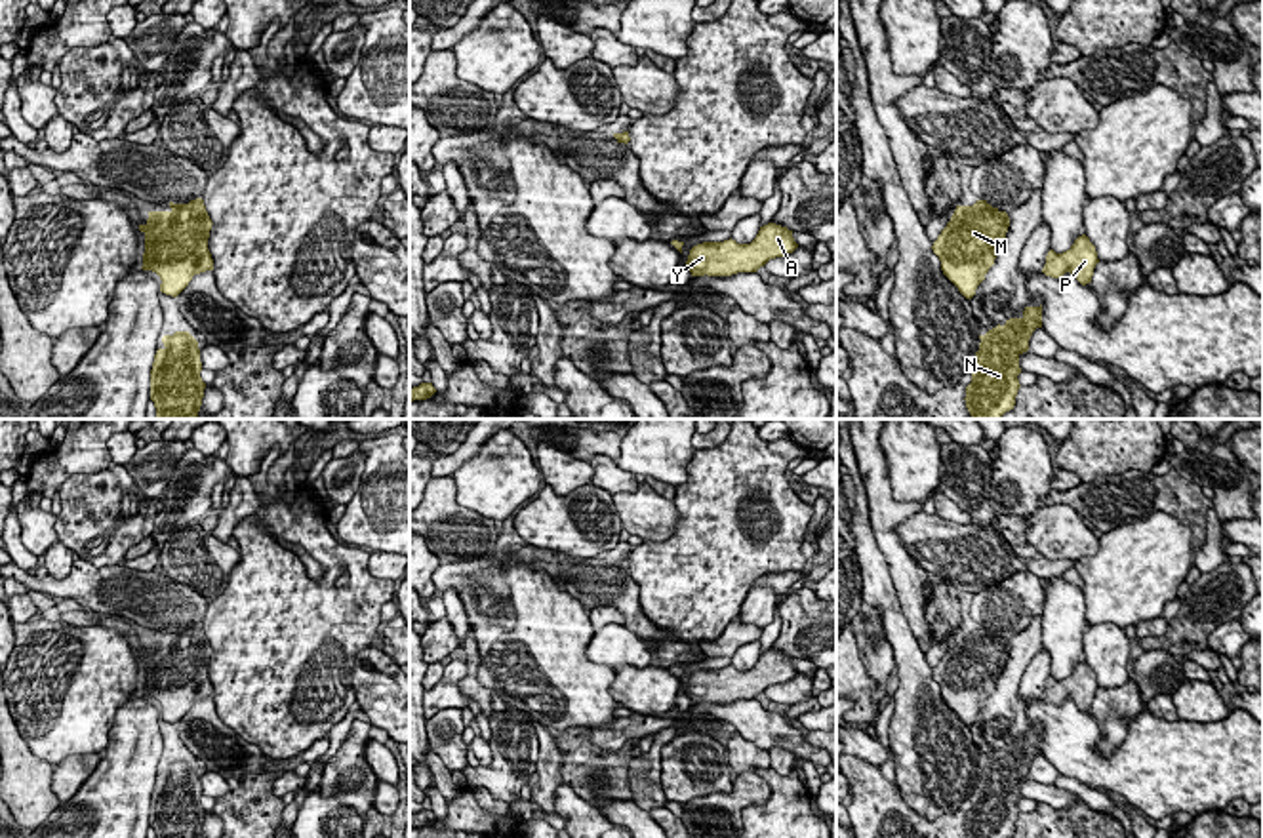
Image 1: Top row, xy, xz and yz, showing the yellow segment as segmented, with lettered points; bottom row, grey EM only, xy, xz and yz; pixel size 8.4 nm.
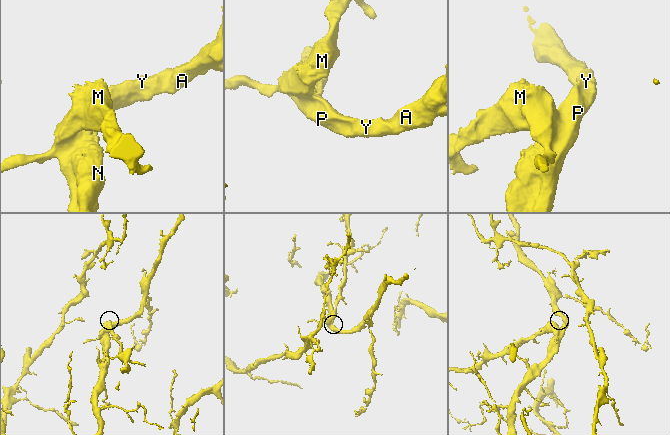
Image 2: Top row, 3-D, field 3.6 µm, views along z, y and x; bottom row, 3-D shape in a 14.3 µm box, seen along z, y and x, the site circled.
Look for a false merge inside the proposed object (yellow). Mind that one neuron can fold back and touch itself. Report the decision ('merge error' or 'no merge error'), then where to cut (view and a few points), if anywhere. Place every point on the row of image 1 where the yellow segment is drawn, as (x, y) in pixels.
no merge error | no cut

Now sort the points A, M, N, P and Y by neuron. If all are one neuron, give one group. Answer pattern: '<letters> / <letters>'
A M N P Y

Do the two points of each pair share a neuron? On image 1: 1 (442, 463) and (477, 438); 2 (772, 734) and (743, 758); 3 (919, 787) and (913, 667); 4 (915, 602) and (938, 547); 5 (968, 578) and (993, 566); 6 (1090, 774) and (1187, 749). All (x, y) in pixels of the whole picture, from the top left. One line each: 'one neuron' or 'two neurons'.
1: one neuron
2: two neurons
3: one neuron
4: two neurons
5: one neuron
6: one neuron

